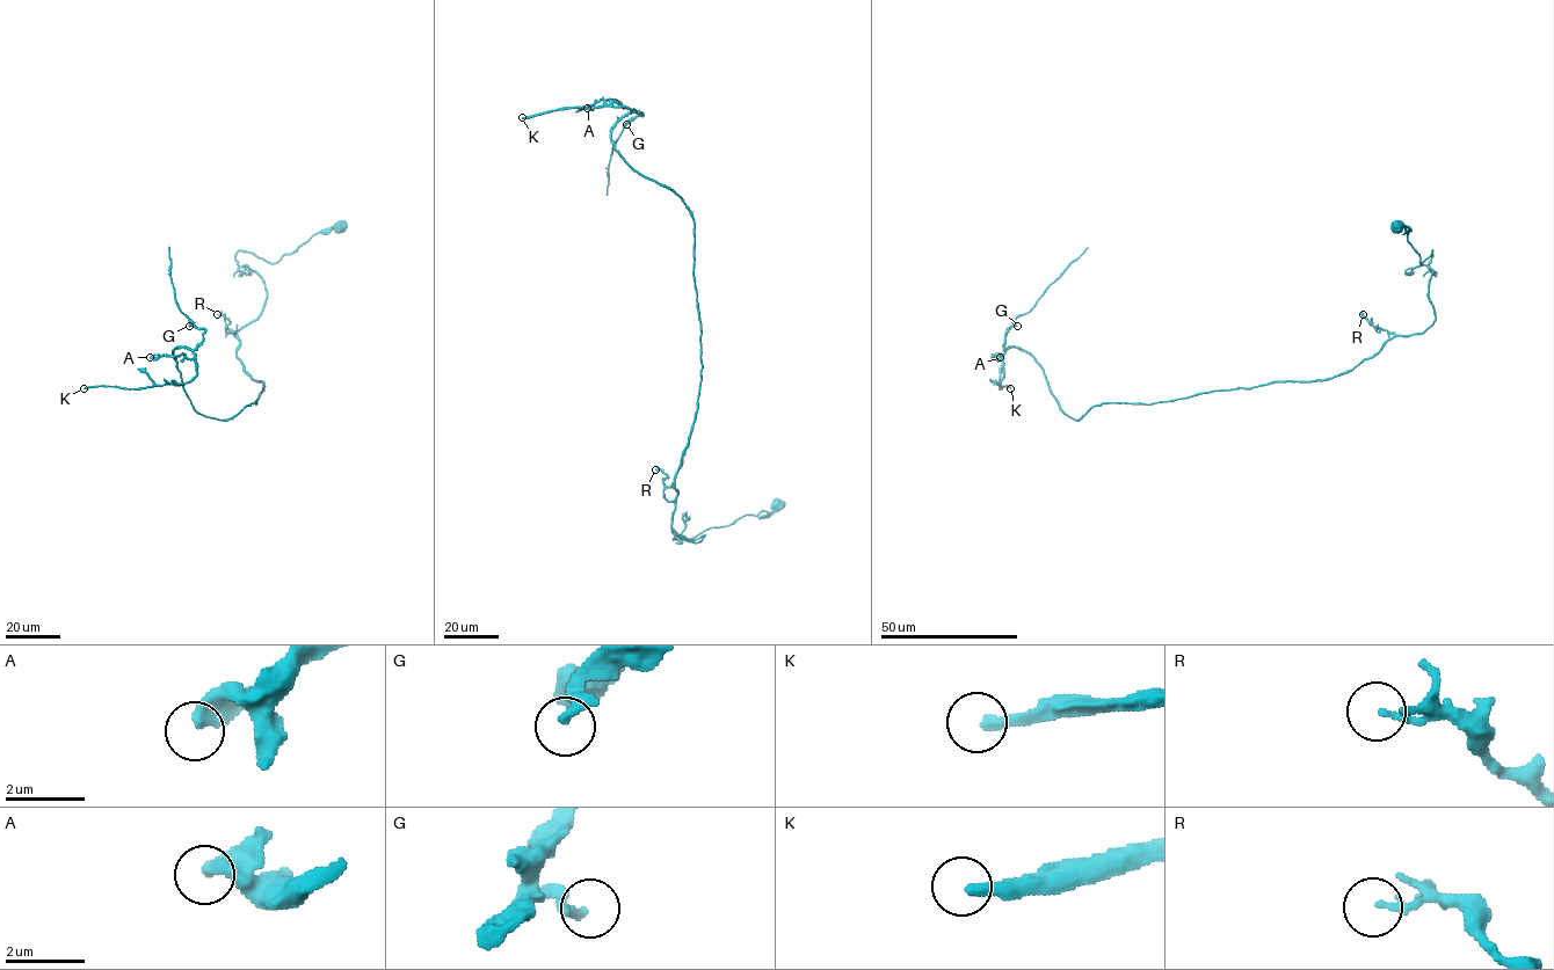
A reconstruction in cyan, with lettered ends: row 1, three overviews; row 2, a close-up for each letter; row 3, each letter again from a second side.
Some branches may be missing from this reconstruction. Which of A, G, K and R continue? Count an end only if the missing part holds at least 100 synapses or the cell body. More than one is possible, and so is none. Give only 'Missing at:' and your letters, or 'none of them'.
Missing at: K

